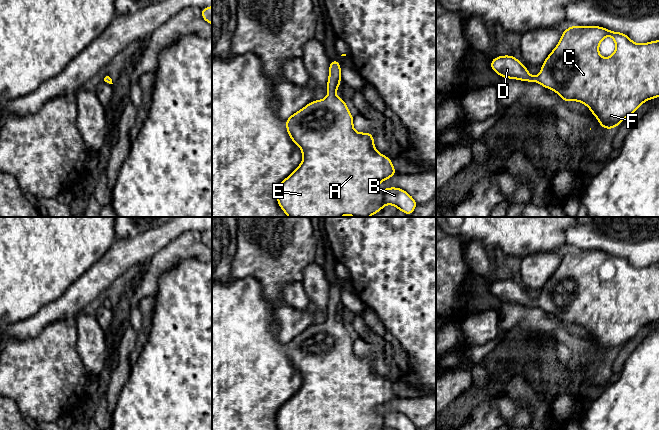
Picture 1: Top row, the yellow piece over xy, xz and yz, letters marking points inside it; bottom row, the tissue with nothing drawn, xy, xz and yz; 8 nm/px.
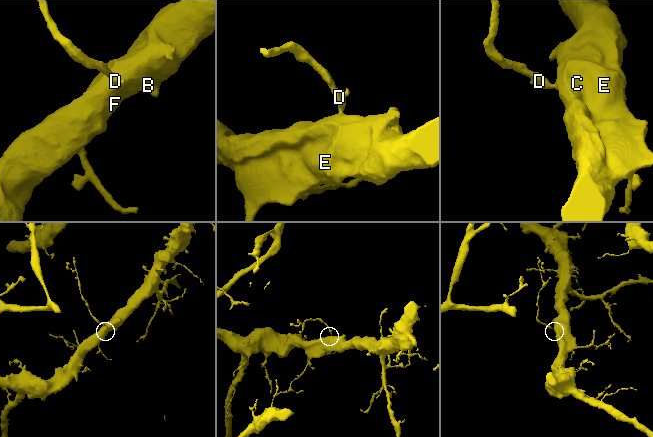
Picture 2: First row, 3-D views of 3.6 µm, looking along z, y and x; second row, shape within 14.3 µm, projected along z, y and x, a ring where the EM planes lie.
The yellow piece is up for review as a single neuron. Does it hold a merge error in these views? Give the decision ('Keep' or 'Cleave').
Keep

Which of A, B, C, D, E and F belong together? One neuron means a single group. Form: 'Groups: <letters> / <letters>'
Groups: A B C D E F

